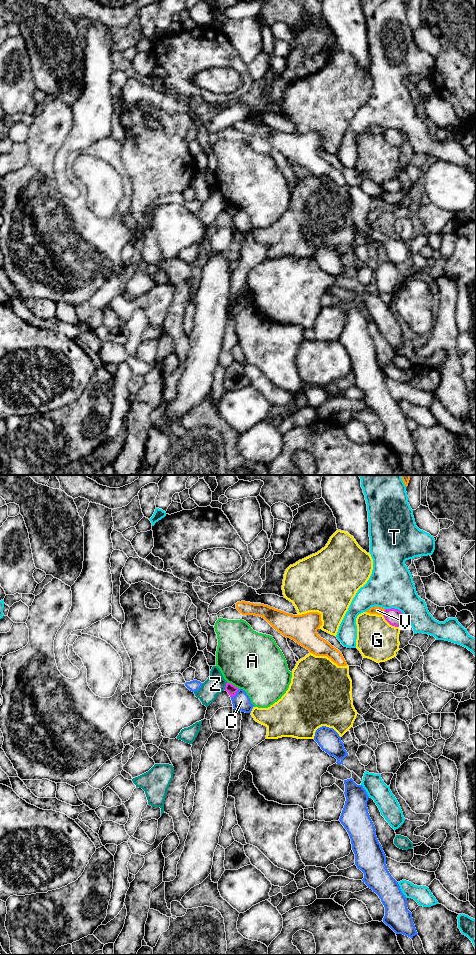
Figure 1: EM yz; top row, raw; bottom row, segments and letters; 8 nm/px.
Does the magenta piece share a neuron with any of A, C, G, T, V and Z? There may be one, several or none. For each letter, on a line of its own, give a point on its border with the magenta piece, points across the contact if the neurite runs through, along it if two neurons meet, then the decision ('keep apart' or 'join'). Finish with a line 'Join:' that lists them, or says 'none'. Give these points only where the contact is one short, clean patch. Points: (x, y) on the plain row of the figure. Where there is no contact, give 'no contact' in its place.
A: contact yz (233, 205); keep apart
C: contact yz (236, 212); keep apart
G: contact yz (390, 144); keep apart
T: contact yz (396, 129); keep apart
V: contact yz (384, 132); keep apart
Z: contact yz (225, 206); border yz (227, 202), (224, 209); keep apart
Join: none

